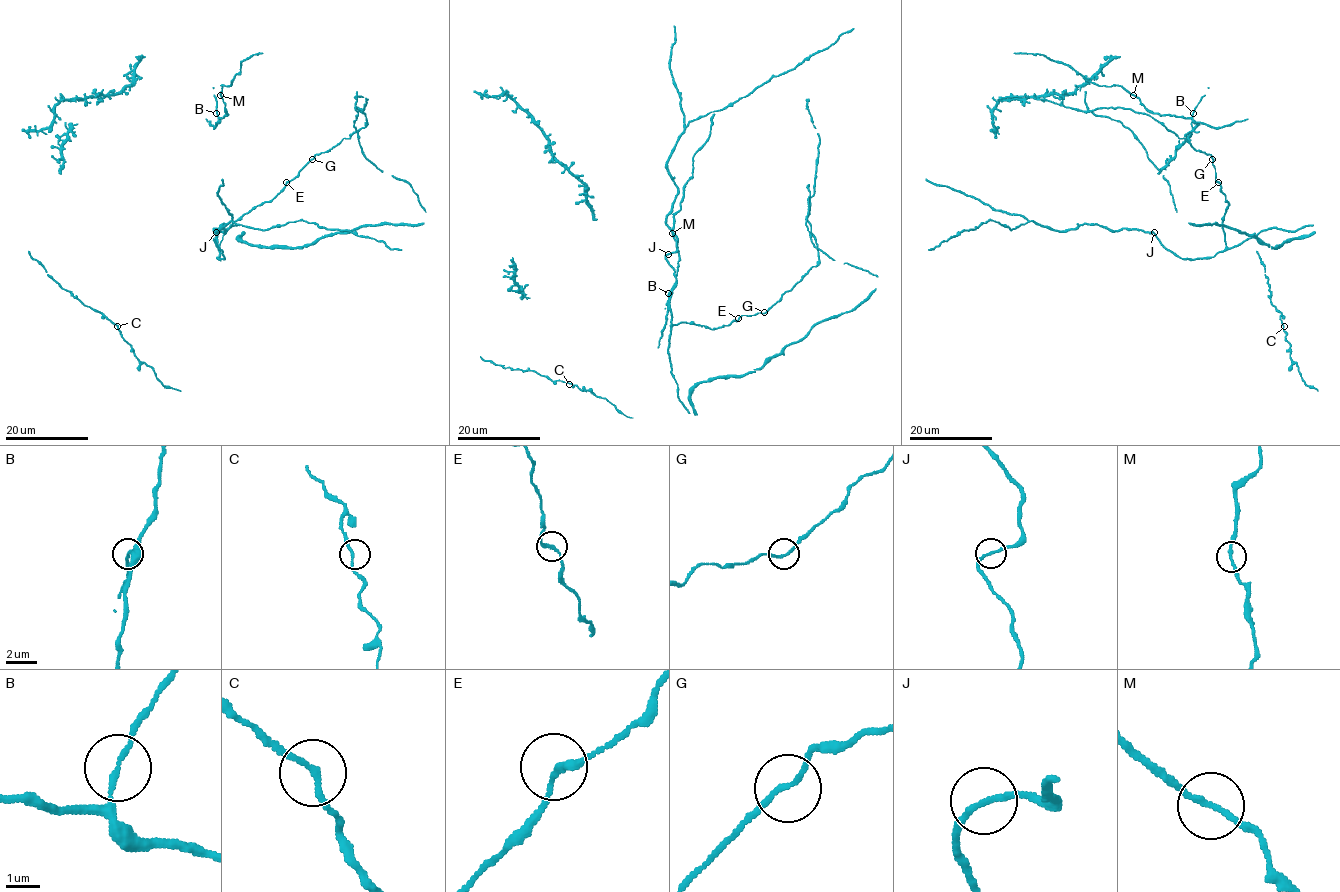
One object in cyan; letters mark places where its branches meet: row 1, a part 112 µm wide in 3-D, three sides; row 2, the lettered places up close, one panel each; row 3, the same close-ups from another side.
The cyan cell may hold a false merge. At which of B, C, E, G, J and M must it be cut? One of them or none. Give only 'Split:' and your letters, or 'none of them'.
Split: none of them

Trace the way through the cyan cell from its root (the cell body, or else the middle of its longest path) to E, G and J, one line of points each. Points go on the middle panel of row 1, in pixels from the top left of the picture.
E: (691, 323), (715, 329), (738, 318)
G: (691, 323), (715, 329), (743, 315), (764, 313)
J: (691, 323), (680, 322), (671, 326), (669, 297), (676, 278), (665, 258), (668, 254)

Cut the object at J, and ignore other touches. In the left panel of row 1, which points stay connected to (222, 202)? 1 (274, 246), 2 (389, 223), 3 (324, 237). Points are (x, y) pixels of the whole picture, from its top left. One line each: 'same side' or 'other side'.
1: other side
2: other side
3: other side

